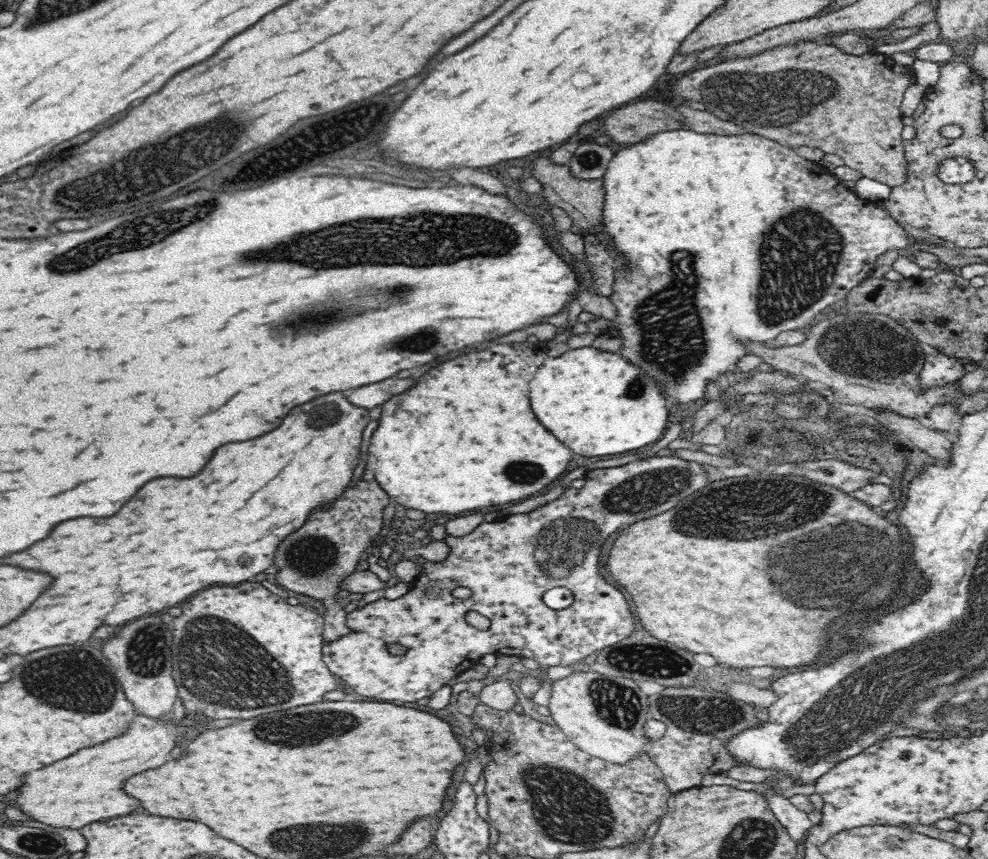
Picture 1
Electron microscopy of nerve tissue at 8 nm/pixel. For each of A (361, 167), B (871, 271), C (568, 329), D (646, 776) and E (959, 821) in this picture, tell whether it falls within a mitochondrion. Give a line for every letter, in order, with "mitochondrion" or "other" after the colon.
A: other
B: other
C: other
D: other
E: other

